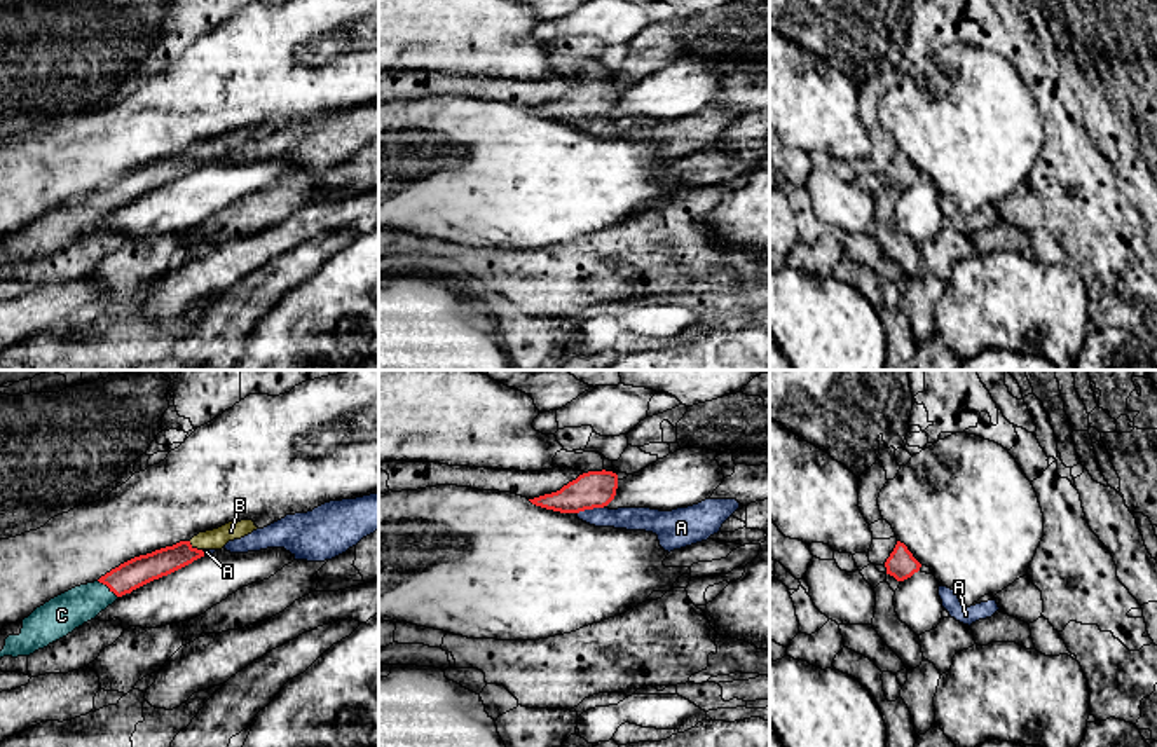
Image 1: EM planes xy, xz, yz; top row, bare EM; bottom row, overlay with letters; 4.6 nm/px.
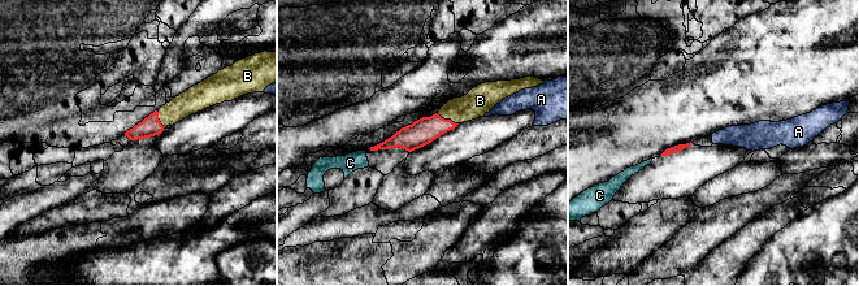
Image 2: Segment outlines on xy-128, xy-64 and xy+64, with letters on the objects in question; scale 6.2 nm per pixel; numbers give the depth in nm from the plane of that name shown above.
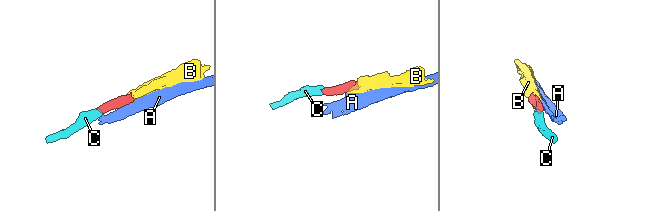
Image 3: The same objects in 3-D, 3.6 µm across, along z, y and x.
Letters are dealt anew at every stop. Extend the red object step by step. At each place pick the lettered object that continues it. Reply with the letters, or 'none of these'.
B, C

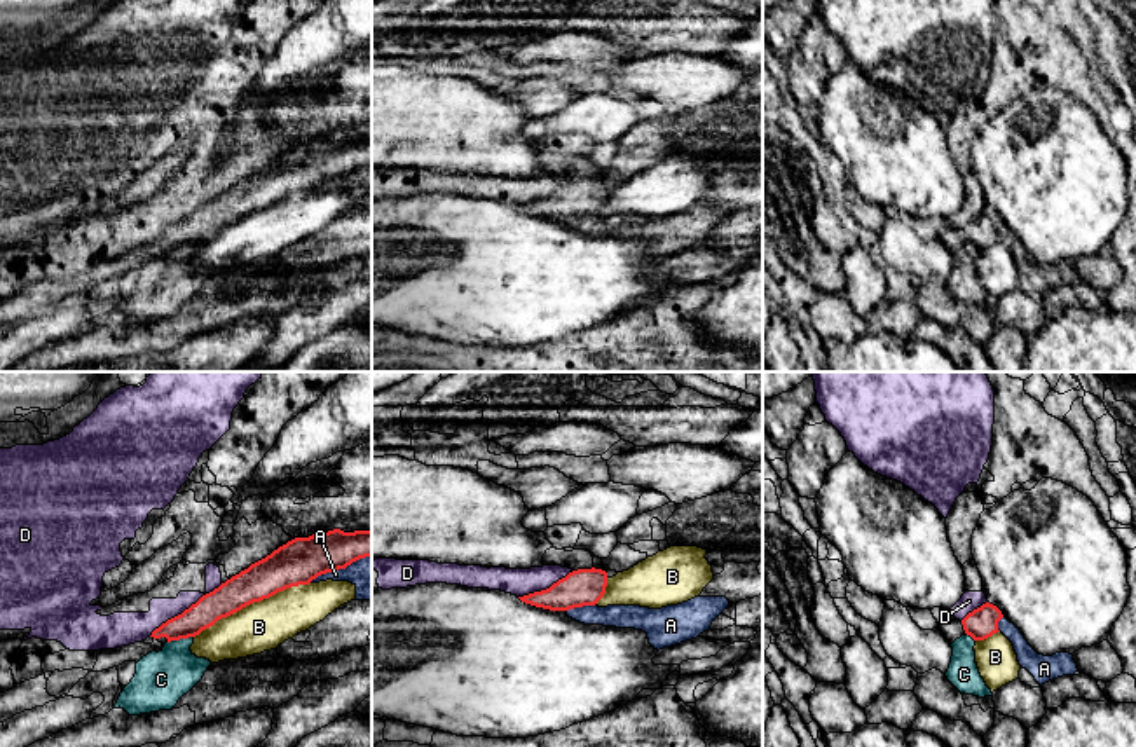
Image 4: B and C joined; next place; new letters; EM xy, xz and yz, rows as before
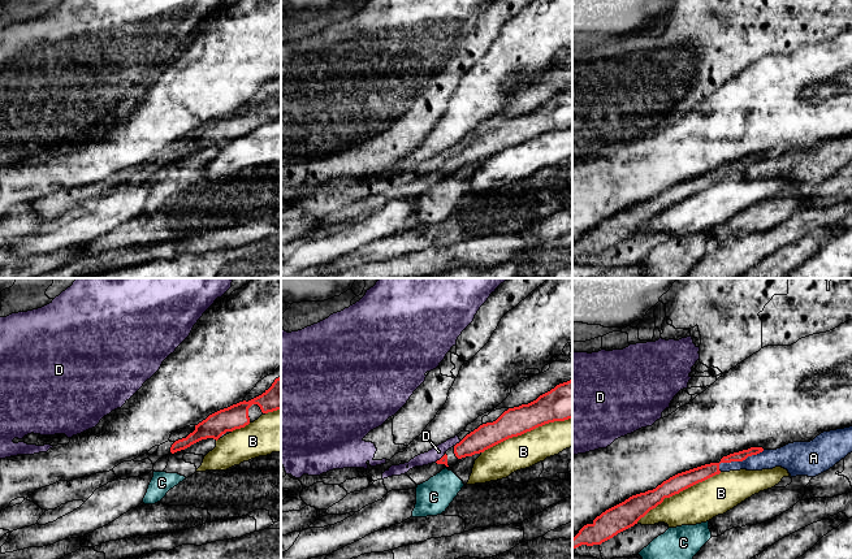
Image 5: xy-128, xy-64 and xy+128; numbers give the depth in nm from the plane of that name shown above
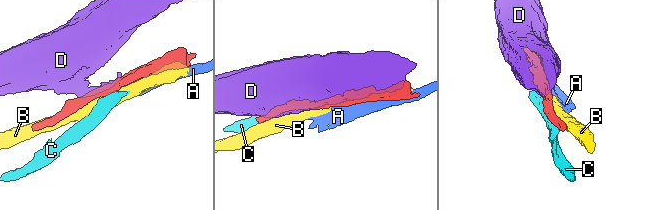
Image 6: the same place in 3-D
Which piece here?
none of these

